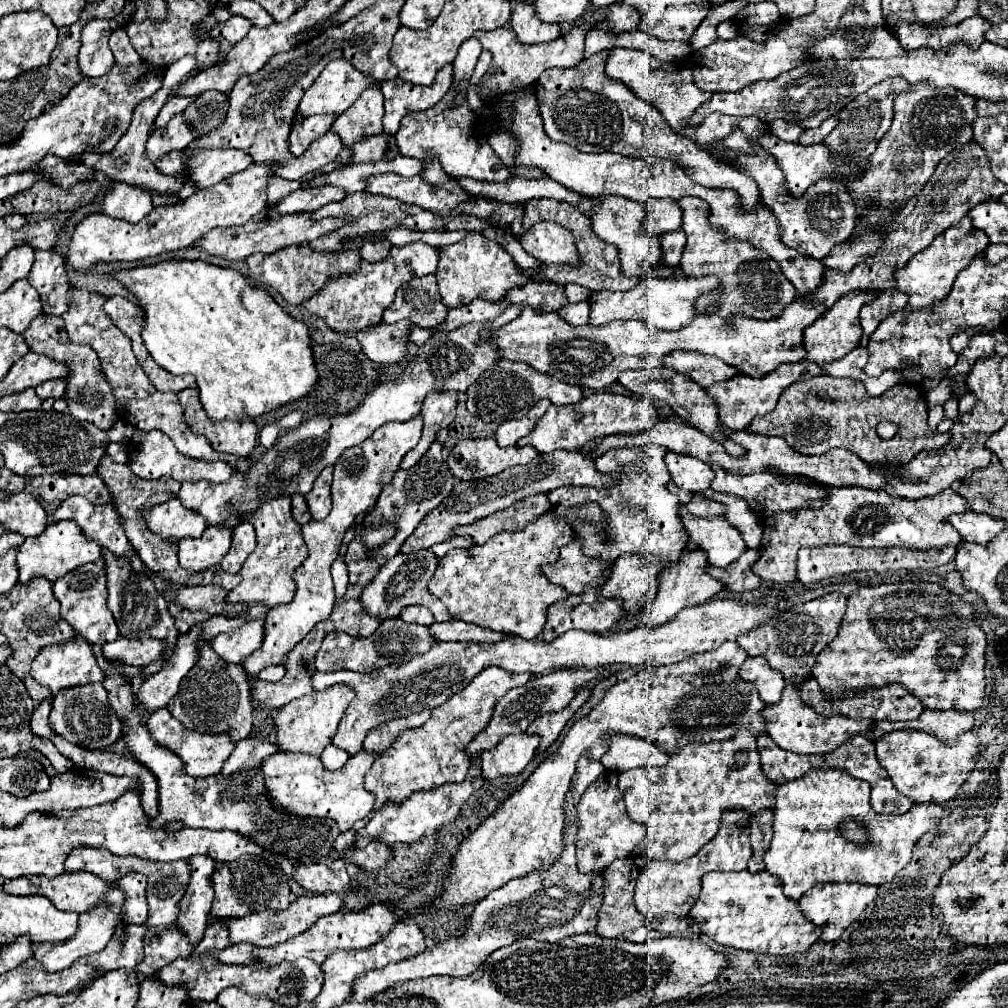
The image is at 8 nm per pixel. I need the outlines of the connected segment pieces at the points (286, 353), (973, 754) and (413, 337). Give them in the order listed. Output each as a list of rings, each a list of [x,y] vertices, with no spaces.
[[[171,259],[151,267],[123,269],[115,273],[115,277],[137,297],[145,313],[141,337],[153,359],[169,373],[195,375],[201,403],[211,419],[233,421],[243,415],[263,415],[285,403],[301,399],[301,395],[307,395],[317,383],[307,325],[287,315],[267,291],[251,285],[243,273],[205,261]]]
[[[891,731],[875,741],[877,759],[881,767],[891,775],[895,787],[913,797],[915,803],[945,803],[953,799],[959,787],[967,781],[975,769],[975,761],[981,753],[979,739],[967,731],[953,743],[943,743],[937,737],[923,731]]]
[[[411,325],[409,327],[409,341],[415,343],[415,345],[419,345],[419,347],[425,345],[433,335],[435,335],[435,331],[427,331],[427,329],[417,327],[417,325]]]

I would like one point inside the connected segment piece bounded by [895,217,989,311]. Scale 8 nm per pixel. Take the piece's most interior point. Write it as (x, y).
(929, 275)

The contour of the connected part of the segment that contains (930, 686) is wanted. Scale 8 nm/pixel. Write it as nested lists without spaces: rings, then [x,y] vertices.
[[[907,581],[875,587],[861,587],[847,599],[839,635],[819,653],[811,675],[825,693],[855,691],[865,687],[883,687],[885,683],[901,683],[913,691],[925,707],[977,711],[985,699],[985,633],[975,621],[975,607],[951,593],[939,583]]]

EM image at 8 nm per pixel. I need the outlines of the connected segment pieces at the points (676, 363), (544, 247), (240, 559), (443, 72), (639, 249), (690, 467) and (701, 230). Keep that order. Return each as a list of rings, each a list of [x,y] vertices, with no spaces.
[[[675,351],[673,355],[667,355],[663,359],[663,365],[677,367],[677,371],[681,371],[683,375],[693,375],[693,379],[697,379],[697,383],[701,383],[703,387],[733,379],[735,375],[739,375],[737,367],[713,355],[703,355],[697,351],[683,351],[683,353]]]
[[[541,221],[535,223],[527,233],[521,237],[523,249],[533,255],[541,263],[565,265],[577,263],[577,249],[569,229],[557,223]]]
[[[239,523],[233,529],[233,543],[231,543],[231,549],[227,551],[227,555],[221,559],[221,567],[229,573],[239,573],[247,555],[253,553],[255,547],[257,547],[257,539],[255,539],[253,525],[251,523]]]
[[[453,63],[445,65],[437,71],[435,83],[429,87],[413,85],[403,79],[383,81],[381,91],[385,97],[385,115],[383,115],[383,131],[395,135],[399,129],[401,117],[413,111],[425,111],[433,107],[443,95],[449,91],[453,83]]]
[[[597,197],[597,205],[593,205],[595,215],[591,217],[595,233],[605,241],[613,243],[619,249],[621,271],[627,277],[655,277],[655,279],[673,279],[675,269],[663,263],[661,239],[653,235],[645,235],[643,221],[645,221],[645,205],[643,203],[629,203],[629,199],[621,197]]]
[[[669,451],[665,455],[665,465],[669,469],[673,483],[695,495],[703,493],[715,479],[715,471],[711,469],[711,465],[699,459],[693,459],[691,455],[679,455]]]
[[[684,197],[678,201],[683,211],[683,231],[687,235],[687,245],[681,257],[681,271],[687,277],[701,277],[707,273],[717,275],[723,281],[721,295],[703,295],[697,299],[697,311],[713,313],[721,317],[731,317],[735,313],[749,317],[777,317],[797,295],[795,287],[783,275],[781,267],[765,255],[765,251],[755,249],[749,241],[737,237],[723,237],[719,229],[709,223],[709,206],[697,197]]]

